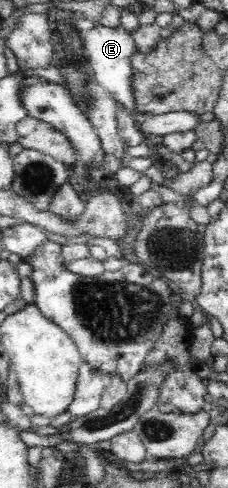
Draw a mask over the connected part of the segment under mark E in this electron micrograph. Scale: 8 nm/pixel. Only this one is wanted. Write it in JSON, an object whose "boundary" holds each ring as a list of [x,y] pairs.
{"boundary":[[[97,24],[88,32],[81,32],[88,58],[92,61],[92,70],[96,83],[104,87],[115,102],[119,102],[126,112],[134,119],[136,125],[142,124],[142,116],[134,103],[132,91],[132,54],[137,48],[131,34],[122,26],[119,28],[106,28]]]}

